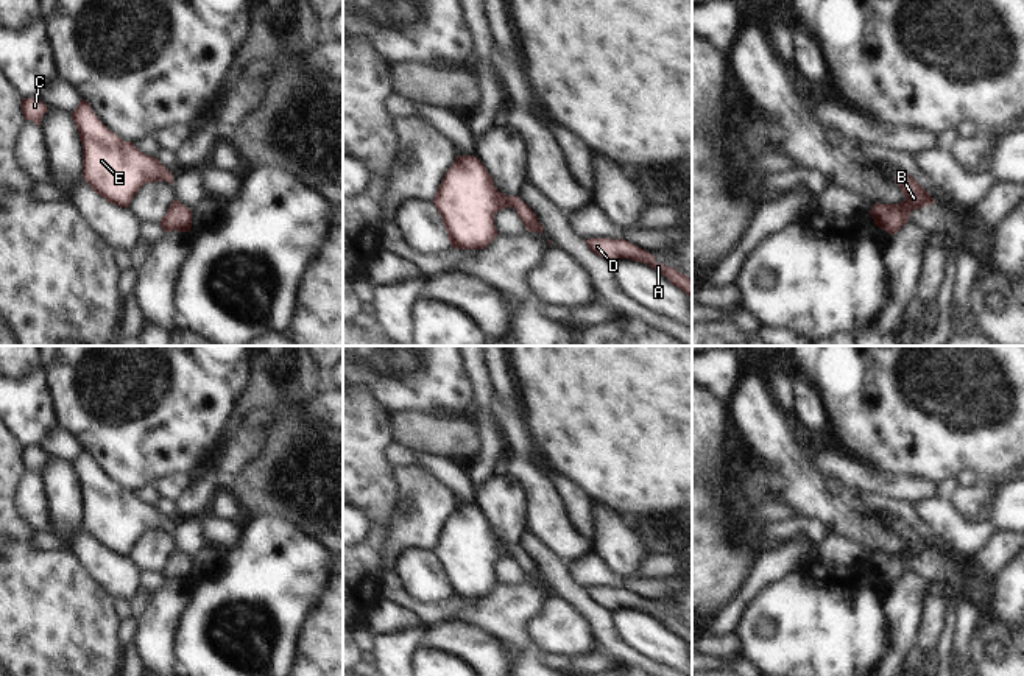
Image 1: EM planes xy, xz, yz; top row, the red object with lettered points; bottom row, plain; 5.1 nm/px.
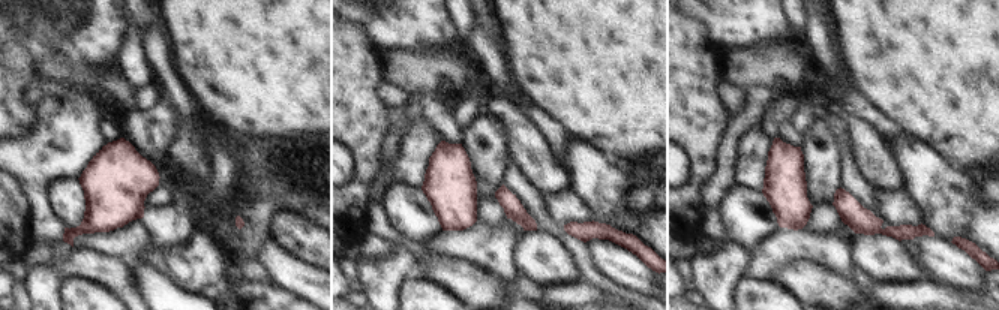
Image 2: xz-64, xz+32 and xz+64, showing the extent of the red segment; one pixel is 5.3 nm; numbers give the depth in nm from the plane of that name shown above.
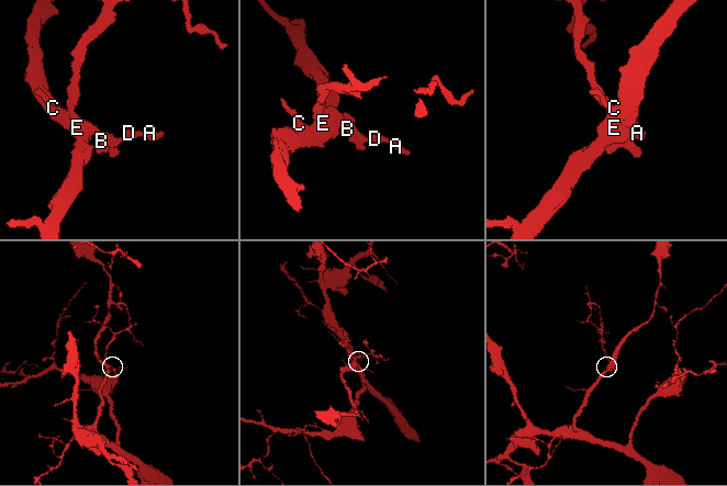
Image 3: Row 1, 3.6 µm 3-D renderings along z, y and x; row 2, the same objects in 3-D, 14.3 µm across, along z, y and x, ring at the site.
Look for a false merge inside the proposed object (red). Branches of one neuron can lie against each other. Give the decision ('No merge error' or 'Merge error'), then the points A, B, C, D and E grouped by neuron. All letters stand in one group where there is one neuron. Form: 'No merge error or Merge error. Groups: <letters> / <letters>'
No merge error. Groups: A B C D E.

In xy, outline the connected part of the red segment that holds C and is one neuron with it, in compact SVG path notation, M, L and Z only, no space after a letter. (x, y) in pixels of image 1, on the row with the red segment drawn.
M22 98L20 107L23 120L31 120L37 126L41 125L41 118L47 112L47 106L39 98Z

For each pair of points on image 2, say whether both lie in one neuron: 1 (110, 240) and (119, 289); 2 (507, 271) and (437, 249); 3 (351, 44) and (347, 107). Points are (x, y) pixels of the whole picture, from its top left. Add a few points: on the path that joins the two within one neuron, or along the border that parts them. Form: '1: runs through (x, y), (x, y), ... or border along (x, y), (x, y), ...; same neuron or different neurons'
1: border along (78, 249), (93, 249), (123, 259); different neurons
2: runs through (489, 253), (483, 247), (455, 247); same neuron
3: runs through (347, 59), (347, 92); same neuron

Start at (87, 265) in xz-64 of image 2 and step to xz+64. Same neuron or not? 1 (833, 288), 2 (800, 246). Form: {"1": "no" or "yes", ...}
{"1": "yes", "2": "no"}

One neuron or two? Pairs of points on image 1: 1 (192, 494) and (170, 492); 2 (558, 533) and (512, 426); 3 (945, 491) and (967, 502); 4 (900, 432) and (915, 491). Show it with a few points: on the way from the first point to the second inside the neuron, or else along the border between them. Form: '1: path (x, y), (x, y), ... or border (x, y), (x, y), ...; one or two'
1: border (192, 475), (192, 480), (175, 502); two
2: path (543, 506), (538, 488), (519, 464), (519, 452); one
3: border (959, 486), (949, 497); two
4: border (875, 466), (892, 474), (911, 474), (939, 483); two

